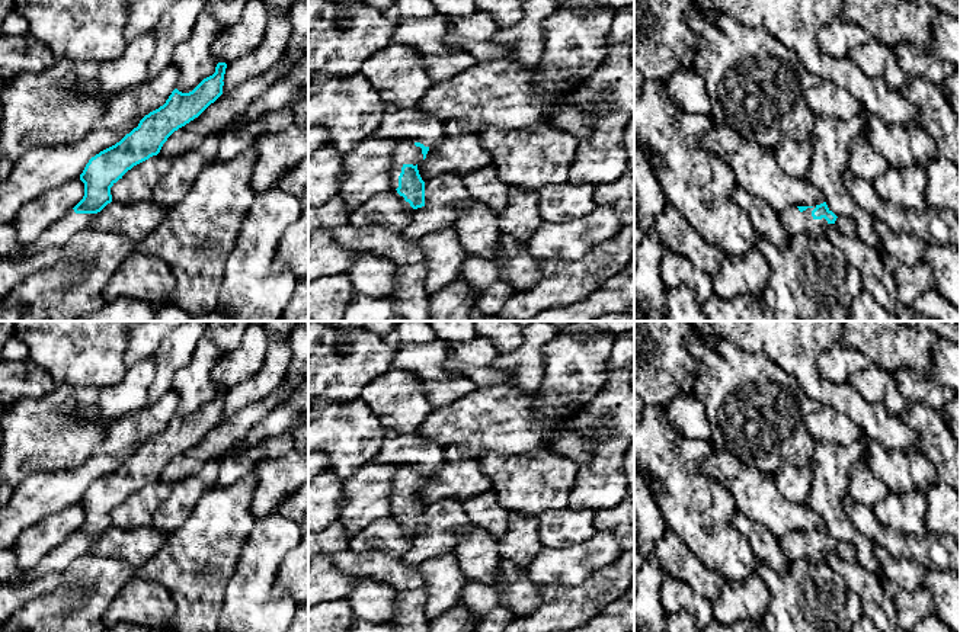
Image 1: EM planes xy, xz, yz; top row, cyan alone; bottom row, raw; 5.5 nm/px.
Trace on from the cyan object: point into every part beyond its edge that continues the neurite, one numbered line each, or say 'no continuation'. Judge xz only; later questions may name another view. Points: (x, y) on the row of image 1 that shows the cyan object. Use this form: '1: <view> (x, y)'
1: xz (405, 153)

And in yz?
1: yz (796, 223)

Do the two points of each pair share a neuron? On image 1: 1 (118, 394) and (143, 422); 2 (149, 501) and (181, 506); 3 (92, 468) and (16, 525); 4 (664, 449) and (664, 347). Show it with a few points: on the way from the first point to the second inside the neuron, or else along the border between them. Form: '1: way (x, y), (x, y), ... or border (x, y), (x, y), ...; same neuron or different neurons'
1: border (147, 404), (118, 417), (109, 426); different neurons
2: border (172, 485), (166, 500), (149, 522); different neurons
3: way (73, 483), (69, 487), (48, 493), (35, 506); same neuron
4: border (649, 406), (665, 410); different neurons

